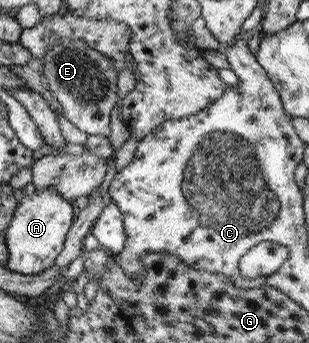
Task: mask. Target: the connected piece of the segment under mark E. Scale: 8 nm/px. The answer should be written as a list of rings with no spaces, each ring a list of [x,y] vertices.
[[[55,40],[39,62],[40,79],[61,106],[67,121],[88,136],[109,137],[109,115],[117,101],[117,72],[111,60],[79,40]]]

